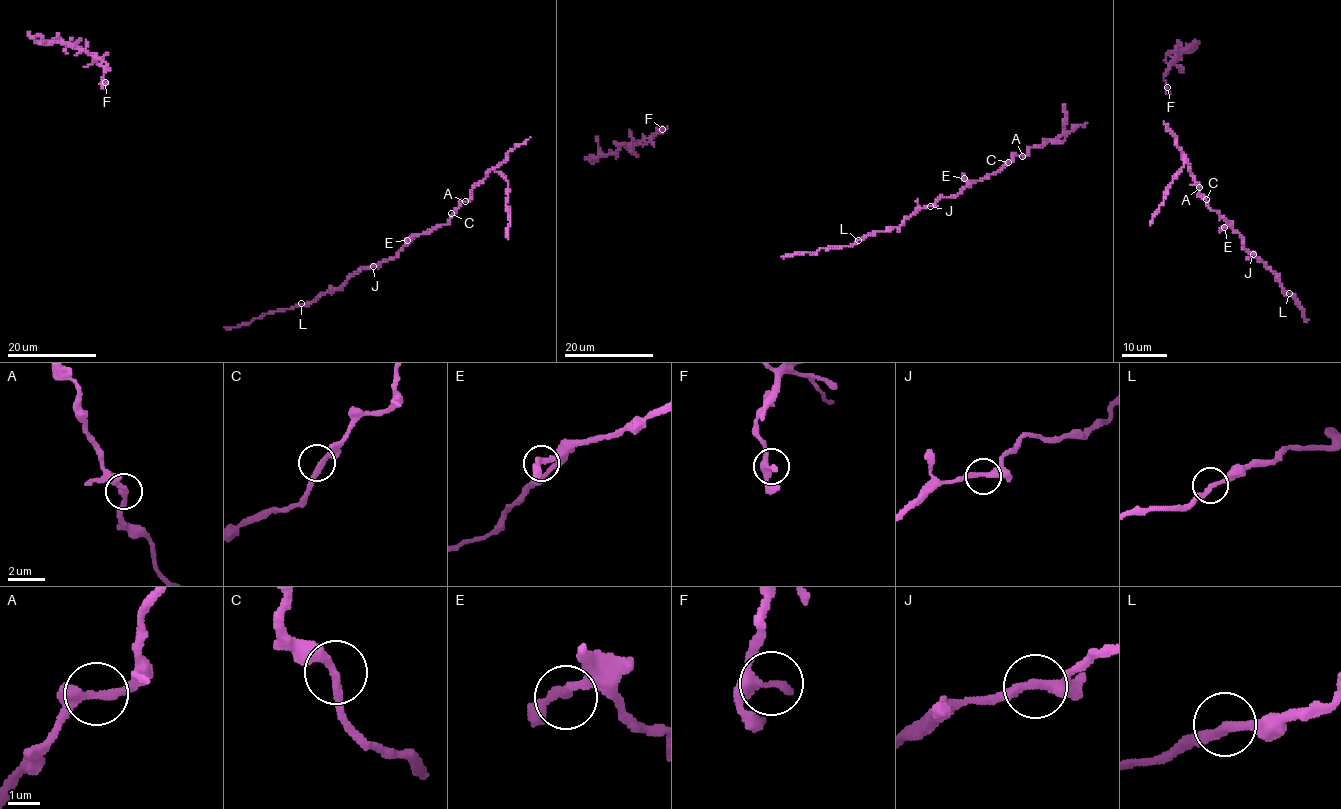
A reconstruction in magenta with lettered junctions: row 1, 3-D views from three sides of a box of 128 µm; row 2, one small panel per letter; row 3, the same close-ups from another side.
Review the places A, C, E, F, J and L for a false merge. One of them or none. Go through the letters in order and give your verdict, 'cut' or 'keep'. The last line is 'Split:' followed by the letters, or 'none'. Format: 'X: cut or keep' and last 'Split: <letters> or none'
A: cut
C: keep
E: keep
F: keep
J: keep
L: keep
Split: A

